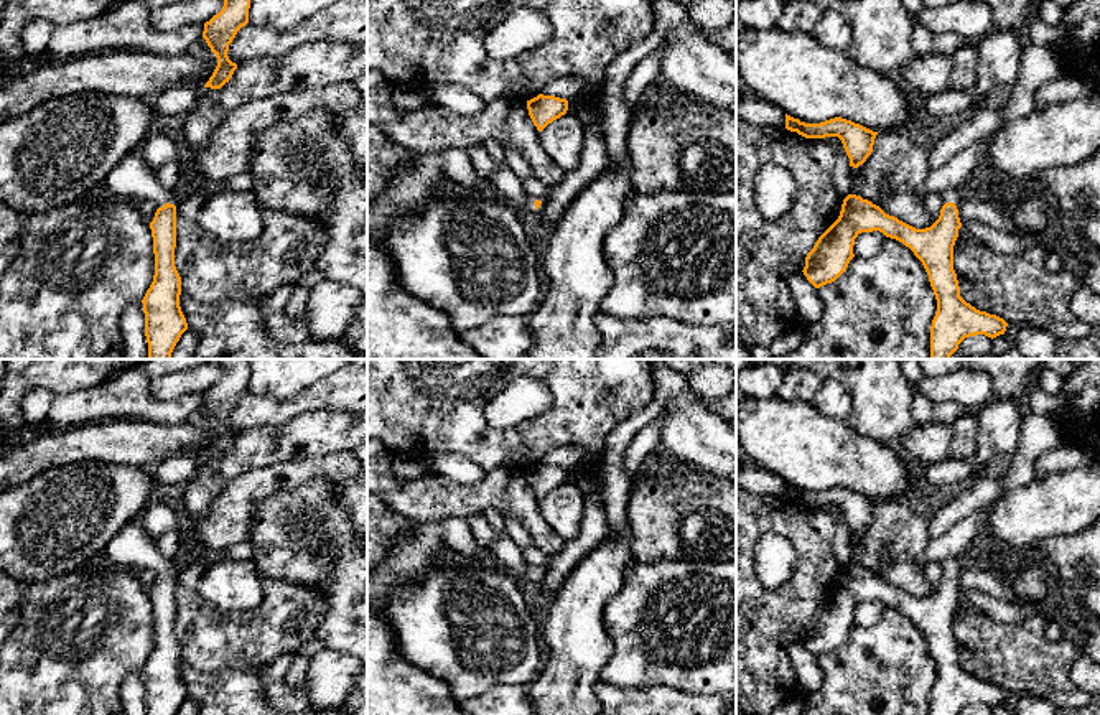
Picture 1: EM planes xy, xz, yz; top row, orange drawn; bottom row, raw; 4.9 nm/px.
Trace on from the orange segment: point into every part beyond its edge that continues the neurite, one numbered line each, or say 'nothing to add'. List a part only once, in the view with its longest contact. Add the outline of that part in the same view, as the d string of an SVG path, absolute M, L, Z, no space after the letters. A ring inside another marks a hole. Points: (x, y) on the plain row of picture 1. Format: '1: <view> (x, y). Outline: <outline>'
1: xy (132, 549). Outline: M140 519L127 524L109 542L100 560L133 573L150 568L156 577L161 577L173 568L173 562L161 555L156 540L147 534Z

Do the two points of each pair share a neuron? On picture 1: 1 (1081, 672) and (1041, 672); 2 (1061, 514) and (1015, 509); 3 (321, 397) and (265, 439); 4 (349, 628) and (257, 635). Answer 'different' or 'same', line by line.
1: different
2: same
3: different
4: different

